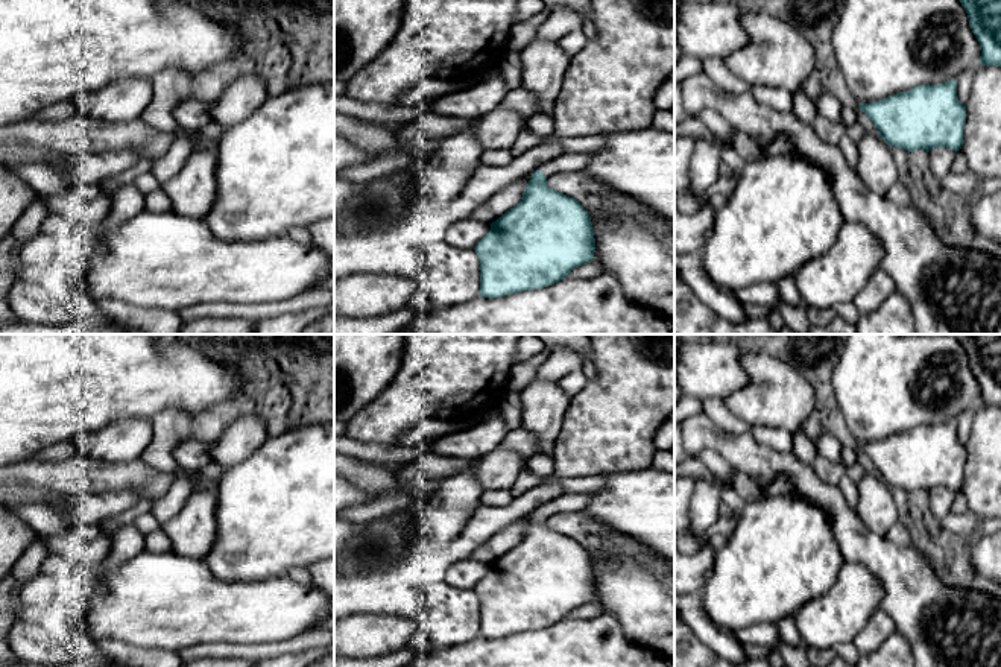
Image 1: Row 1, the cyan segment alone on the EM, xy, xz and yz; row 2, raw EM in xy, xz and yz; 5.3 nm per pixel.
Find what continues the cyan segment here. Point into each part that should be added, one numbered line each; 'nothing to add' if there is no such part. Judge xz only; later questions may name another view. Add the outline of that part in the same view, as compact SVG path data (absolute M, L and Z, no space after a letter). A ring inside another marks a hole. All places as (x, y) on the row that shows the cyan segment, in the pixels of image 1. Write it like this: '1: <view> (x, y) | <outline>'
1: xz (565, 161) | M560 153L557 158L547 163L541 172L545 176L562 172L579 172L588 164L588 153Z

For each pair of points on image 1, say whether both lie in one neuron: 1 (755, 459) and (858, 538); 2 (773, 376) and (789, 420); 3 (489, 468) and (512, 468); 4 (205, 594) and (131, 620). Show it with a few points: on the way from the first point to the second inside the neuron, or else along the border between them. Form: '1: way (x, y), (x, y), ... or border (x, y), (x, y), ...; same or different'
1: way (783, 464), (793, 468), (836, 511); same
2: way (775, 386), (789, 409); same
3: way (495, 468), (506, 468); same
4: way (187, 602), (149, 602); same

